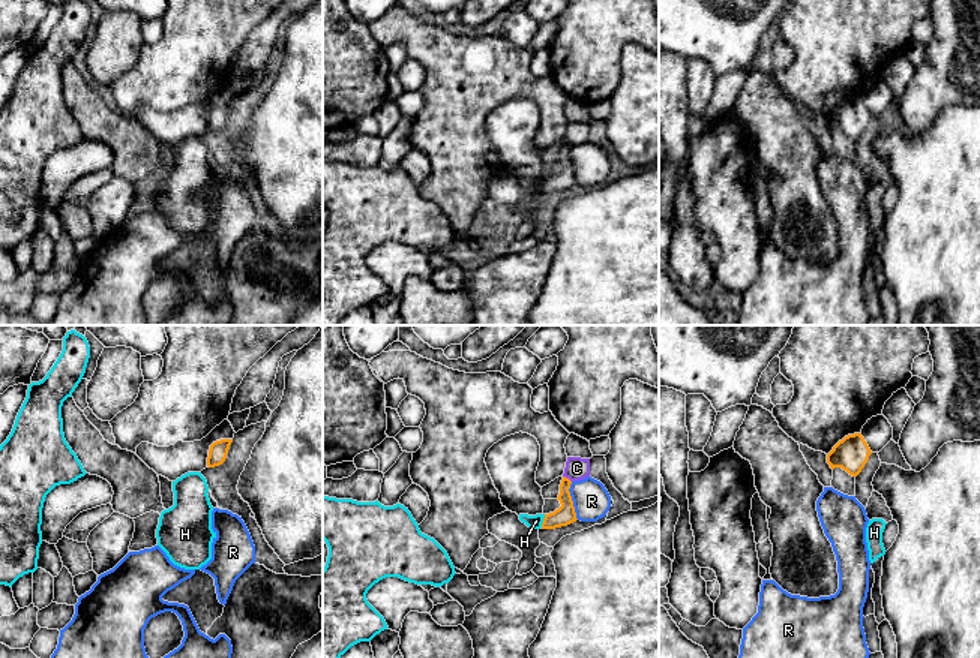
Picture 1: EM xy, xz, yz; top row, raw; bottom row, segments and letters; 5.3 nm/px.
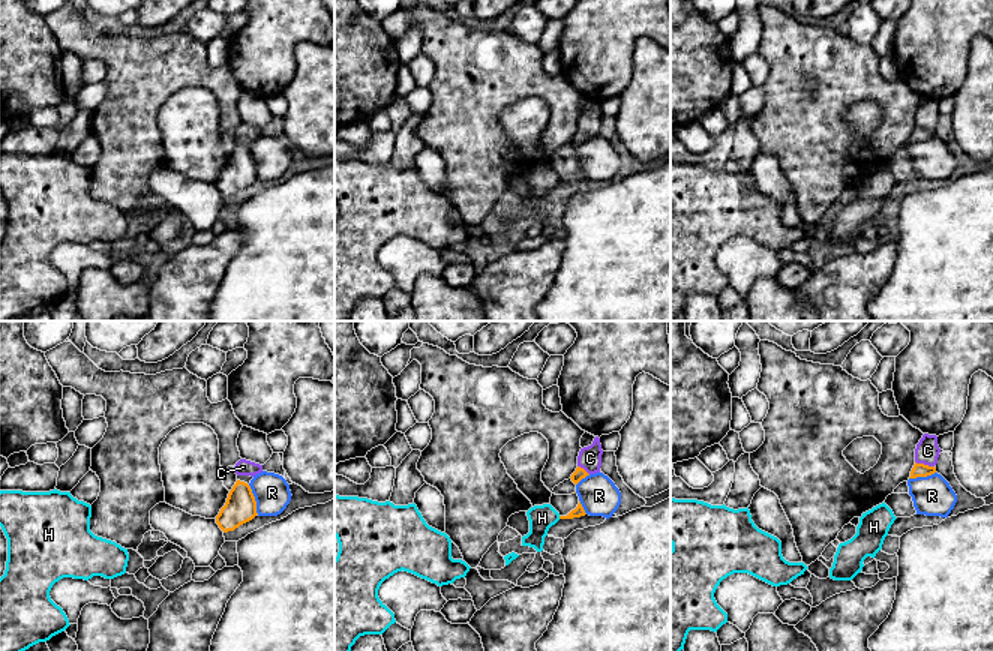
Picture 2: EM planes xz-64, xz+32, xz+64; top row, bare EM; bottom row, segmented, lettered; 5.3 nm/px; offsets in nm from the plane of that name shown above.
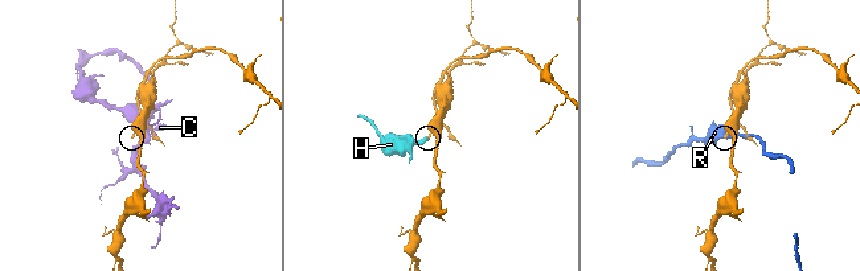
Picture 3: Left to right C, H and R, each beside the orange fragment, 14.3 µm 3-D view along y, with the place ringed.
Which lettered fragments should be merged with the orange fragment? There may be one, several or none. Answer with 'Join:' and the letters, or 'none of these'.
Join: none of these

